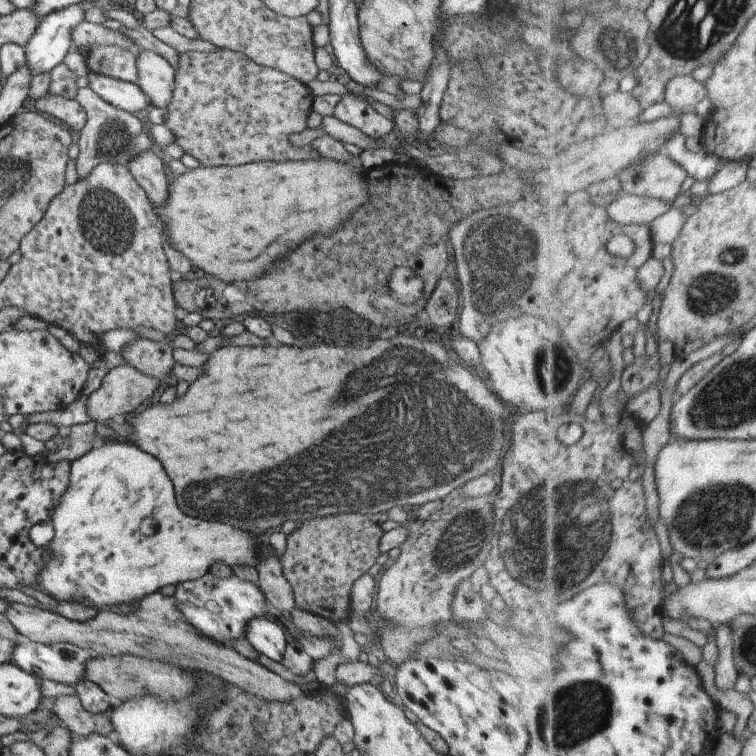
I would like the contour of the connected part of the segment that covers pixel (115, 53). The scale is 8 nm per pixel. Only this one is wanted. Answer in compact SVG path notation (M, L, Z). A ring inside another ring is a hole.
M92 46L85 57L87 68L94 74L102 74L129 83L138 82L136 55L118 46Z

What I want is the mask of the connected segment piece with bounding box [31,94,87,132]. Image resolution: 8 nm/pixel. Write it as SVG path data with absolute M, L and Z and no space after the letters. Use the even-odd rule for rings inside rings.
M46 94L44 98L31 103L39 113L50 114L66 124L70 129L80 132L87 121L87 114L84 108L75 98L64 98L56 94Z

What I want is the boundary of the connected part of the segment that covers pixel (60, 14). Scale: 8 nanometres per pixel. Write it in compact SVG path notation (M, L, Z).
M72 4L68 8L50 12L41 19L30 42L23 46L26 66L32 77L42 72L50 72L62 63L70 51L72 30L78 26L88 7L85 4Z

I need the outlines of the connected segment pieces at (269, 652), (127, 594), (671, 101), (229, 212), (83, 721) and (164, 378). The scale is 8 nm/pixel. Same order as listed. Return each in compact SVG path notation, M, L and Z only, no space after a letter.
M260 616L252 618L246 626L245 636L256 652L268 656L270 660L282 662L290 635L276 622Z
M111 437L105 441L98 441L90 451L86 454L71 461L70 471L70 484L68 484L68 490L64 492L62 496L62 502L52 510L52 520L49 522L54 528L54 538L49 543L50 552L46 552L46 564L44 568L40 570L38 574L38 584L40 588L51 596L56 601L72 601L75 604L81 602L88 608L95 607L97 611L104 610L104 608L110 608L110 606L120 606L120 604L130 604L150 592L156 592L164 586L174 586L178 582L184 582L184 580L190 580L190 578L200 578L204 572L208 572L208 568L214 564L214 562L224 562L224 564L250 564L251 567L256 568L258 564L258 552L256 552L256 540L248 534L248 532L240 532L240 530L234 530L222 522L208 522L208 520L200 520L200 518L190 518L186 516L177 504L177 499L174 492L174 486L166 470L162 472L162 464L142 452L136 444L128 442L128 440L117 439Z
M678 75L670 82L665 101L676 113L692 112L706 96L709 90L705 83L698 82L692 75Z
M330 158L318 160L253 162L234 166L188 169L172 180L166 204L155 208L166 228L165 240L186 258L212 277L223 281L252 281L266 266L286 254L286 244L300 242L300 236L312 236L338 226L360 206L372 200L372 190L366 184L367 170L357 160L336 162Z
M77 695L56 697L53 702L53 714L58 716L61 725L68 729L71 734L108 736L114 732L114 726L110 722L112 707L102 714L90 714L84 710L84 706L82 706Z
M138 338L125 344L119 353L125 362L136 368L138 372L150 378L158 378L163 385L167 385L170 370L176 366L173 360L173 349L168 340L153 342Z

